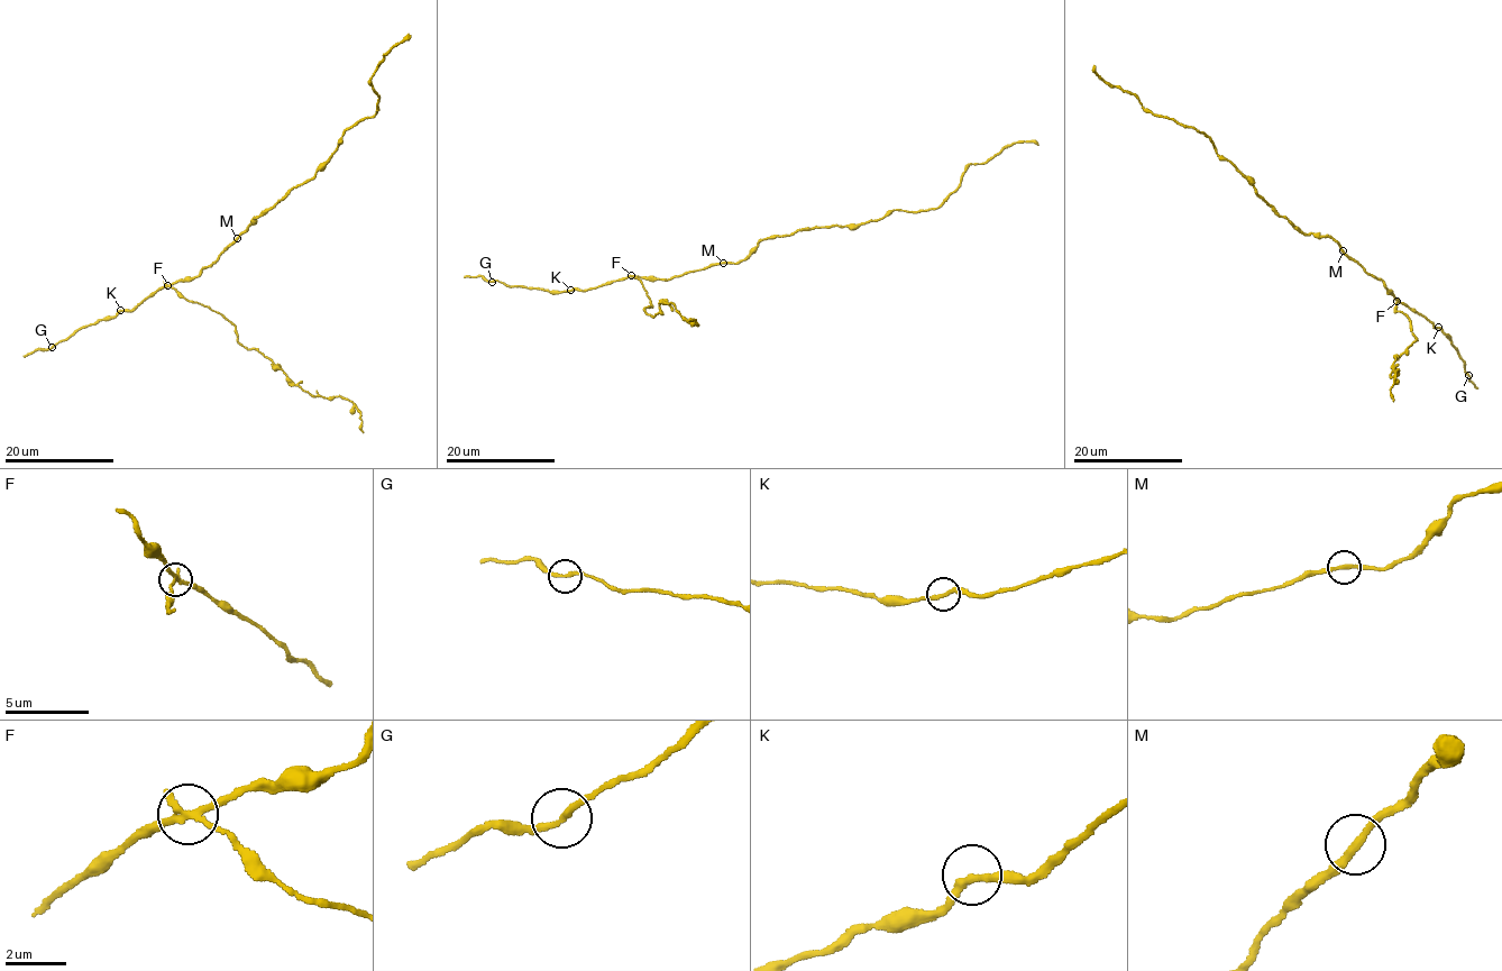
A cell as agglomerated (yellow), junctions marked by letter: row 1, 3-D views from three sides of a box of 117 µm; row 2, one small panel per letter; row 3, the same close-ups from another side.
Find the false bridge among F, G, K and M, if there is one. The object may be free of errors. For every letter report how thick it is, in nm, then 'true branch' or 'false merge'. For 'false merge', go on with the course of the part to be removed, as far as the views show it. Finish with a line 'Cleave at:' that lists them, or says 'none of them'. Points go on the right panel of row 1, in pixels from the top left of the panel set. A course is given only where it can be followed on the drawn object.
F: calibre 200 nm; false merge; course (1397, 301), (1395, 312), (1406, 313), (1417, 339), (1392, 366), (1391, 377), (1399, 371), (1390, 388), (1393, 401)
G: calibre 200 nm; true branch
K: calibre 220 nm; true branch
M: calibre 240 nm; true branch
Cleave at: F

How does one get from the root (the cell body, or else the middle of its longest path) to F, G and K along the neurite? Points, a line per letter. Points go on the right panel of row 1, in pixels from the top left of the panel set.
F: (1345, 255), (1383, 282), (1397, 301)
G: (1345, 255), (1383, 282), (1398, 301), (1443, 331), (1457, 348), (1467, 375)
K: (1345, 255), (1383, 282), (1398, 301), (1438, 327)

